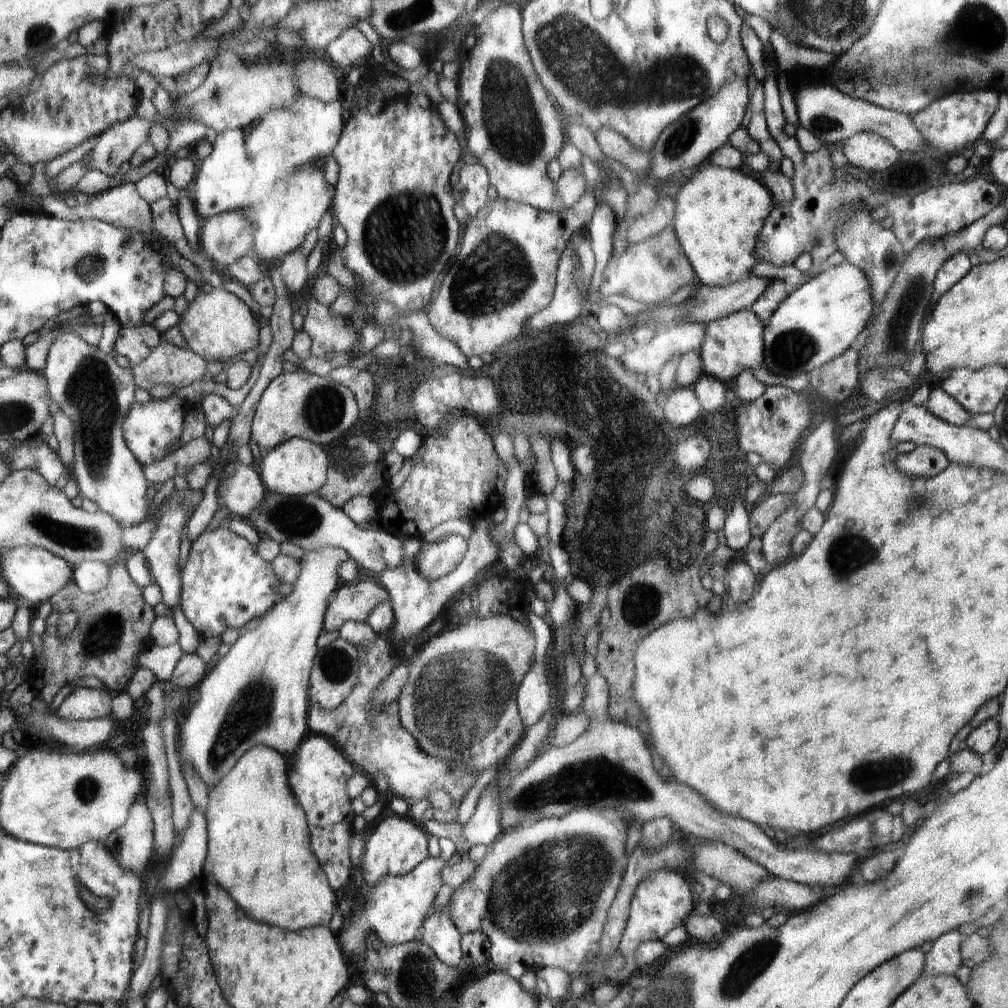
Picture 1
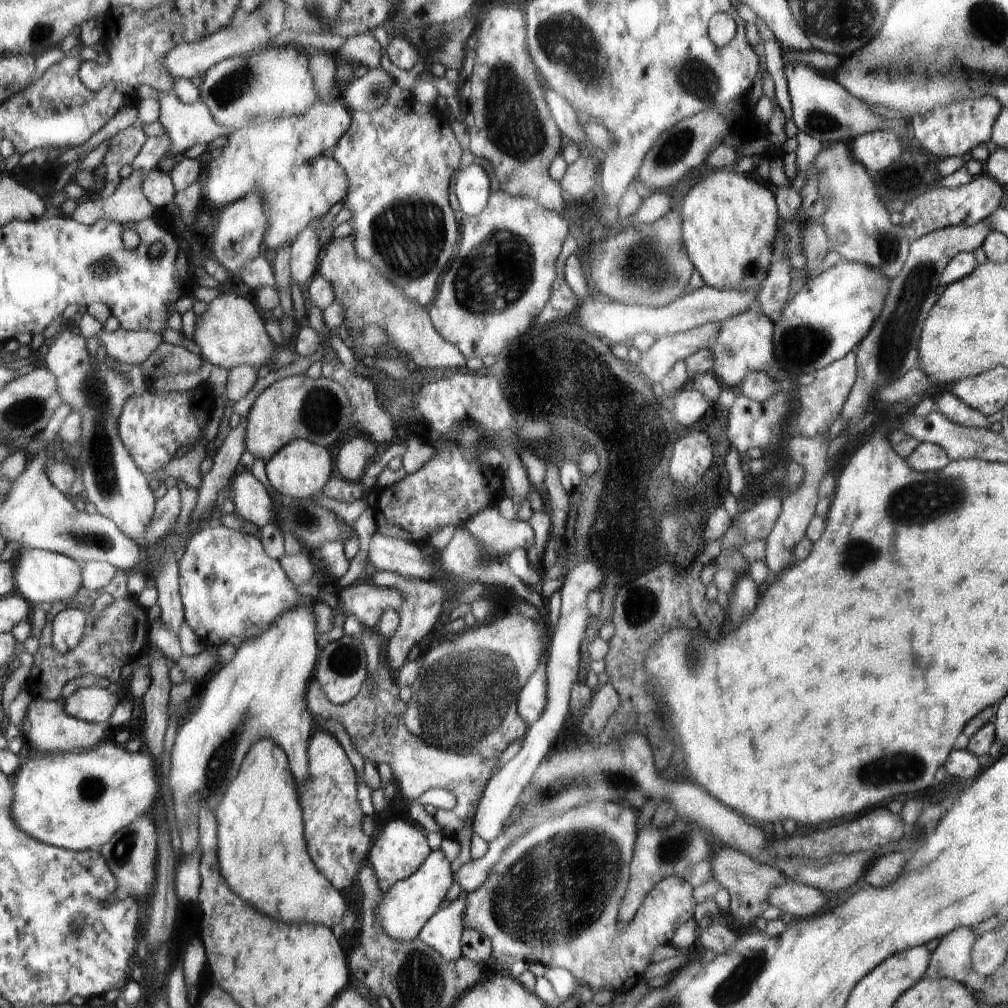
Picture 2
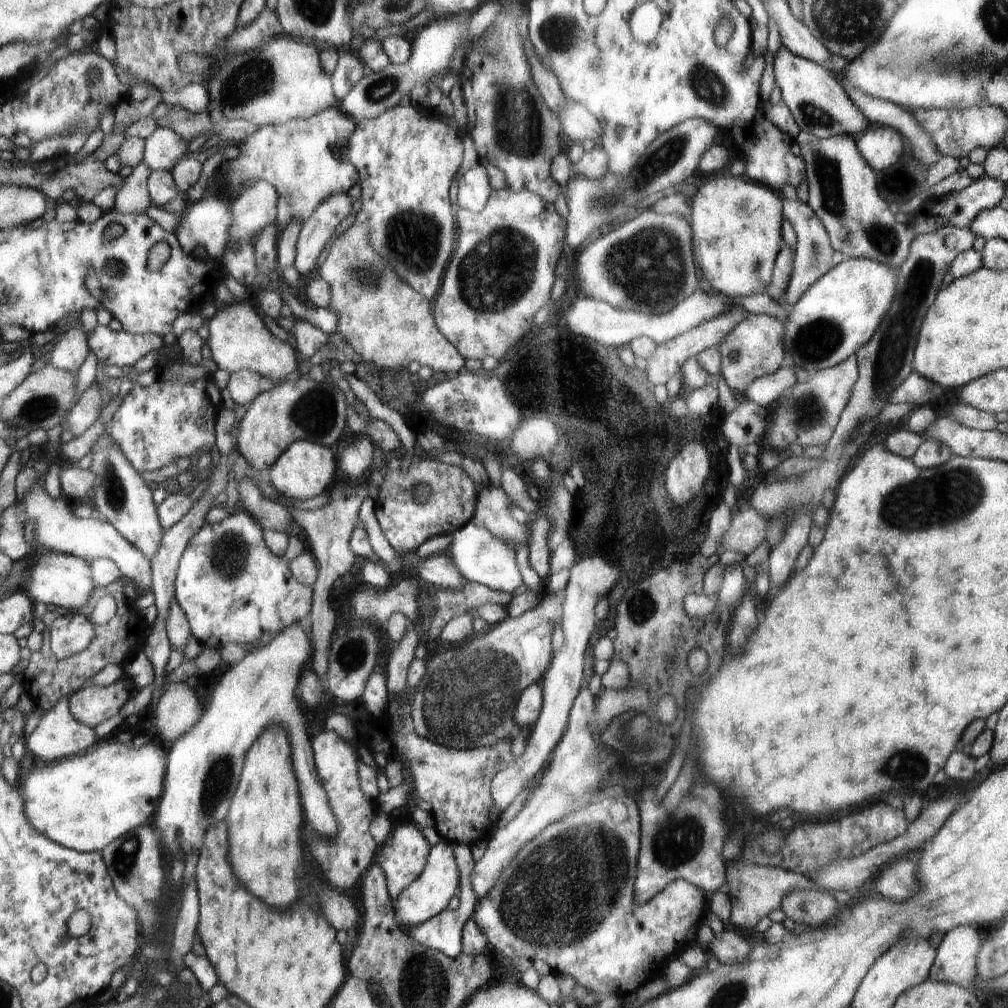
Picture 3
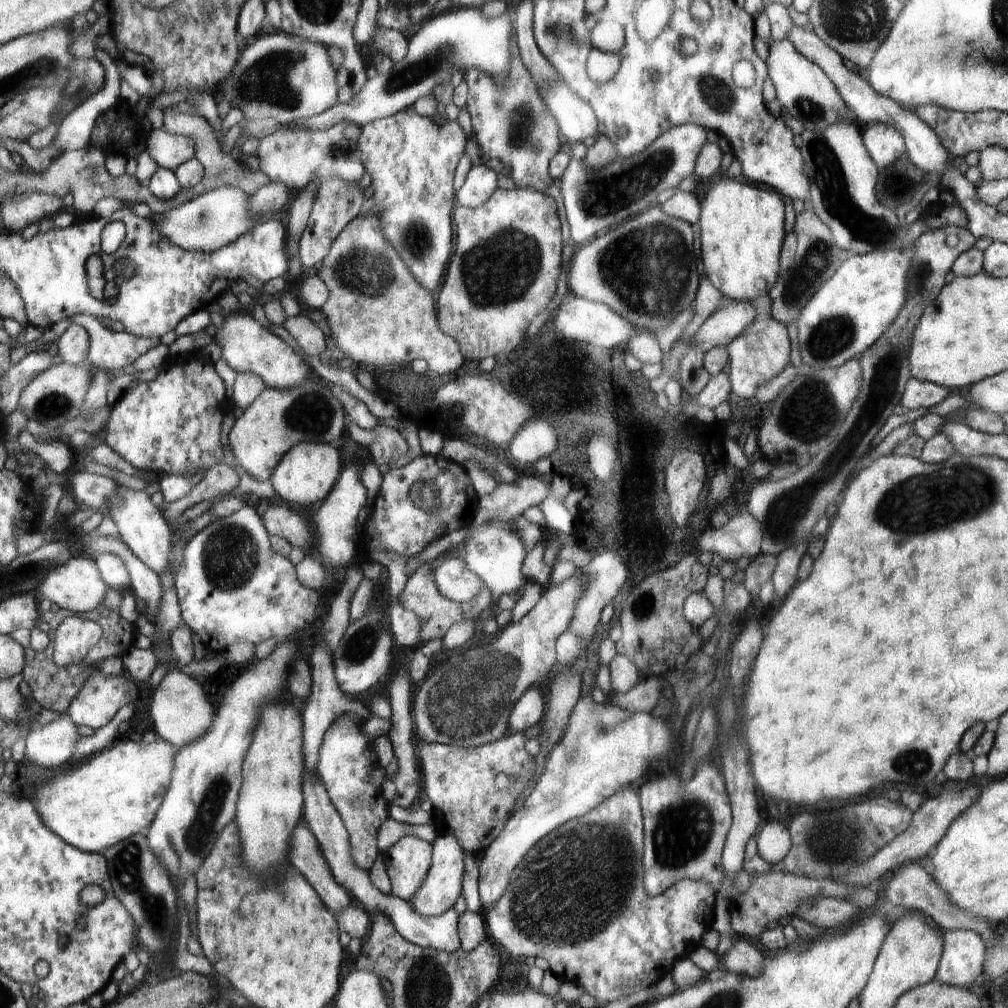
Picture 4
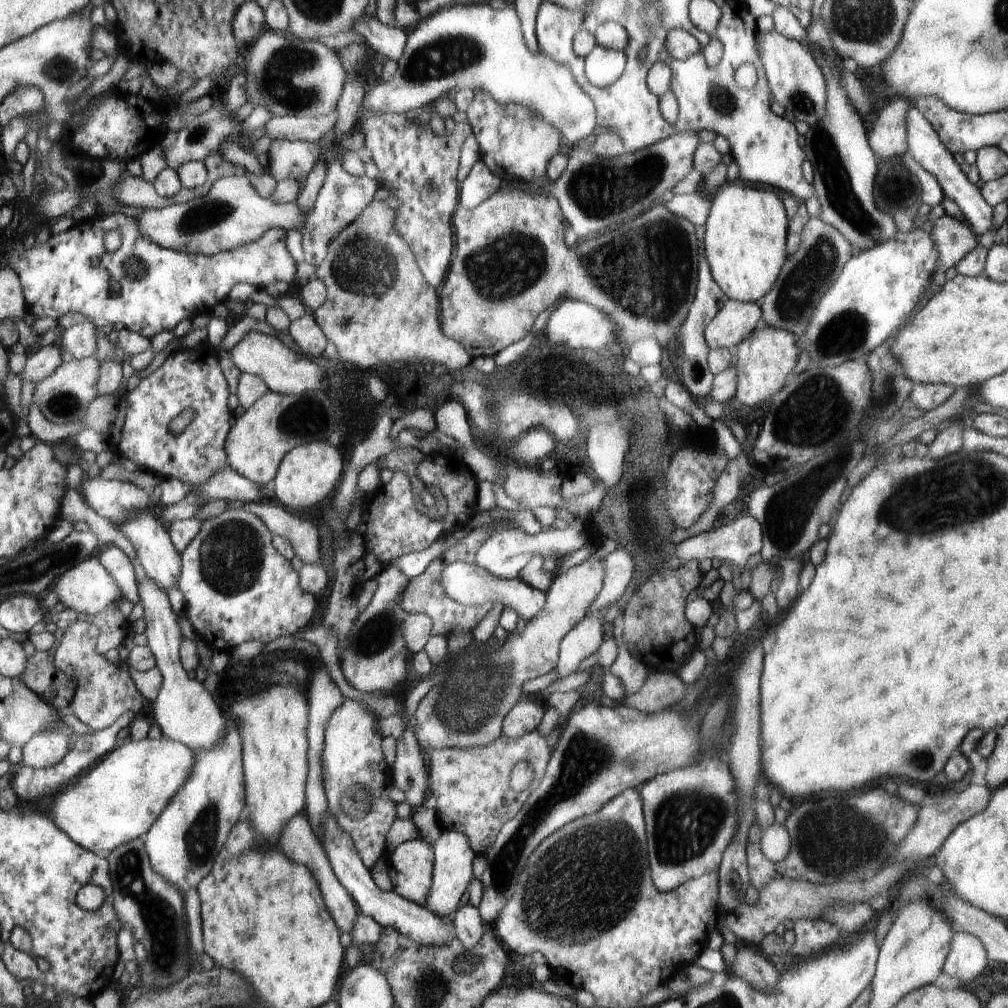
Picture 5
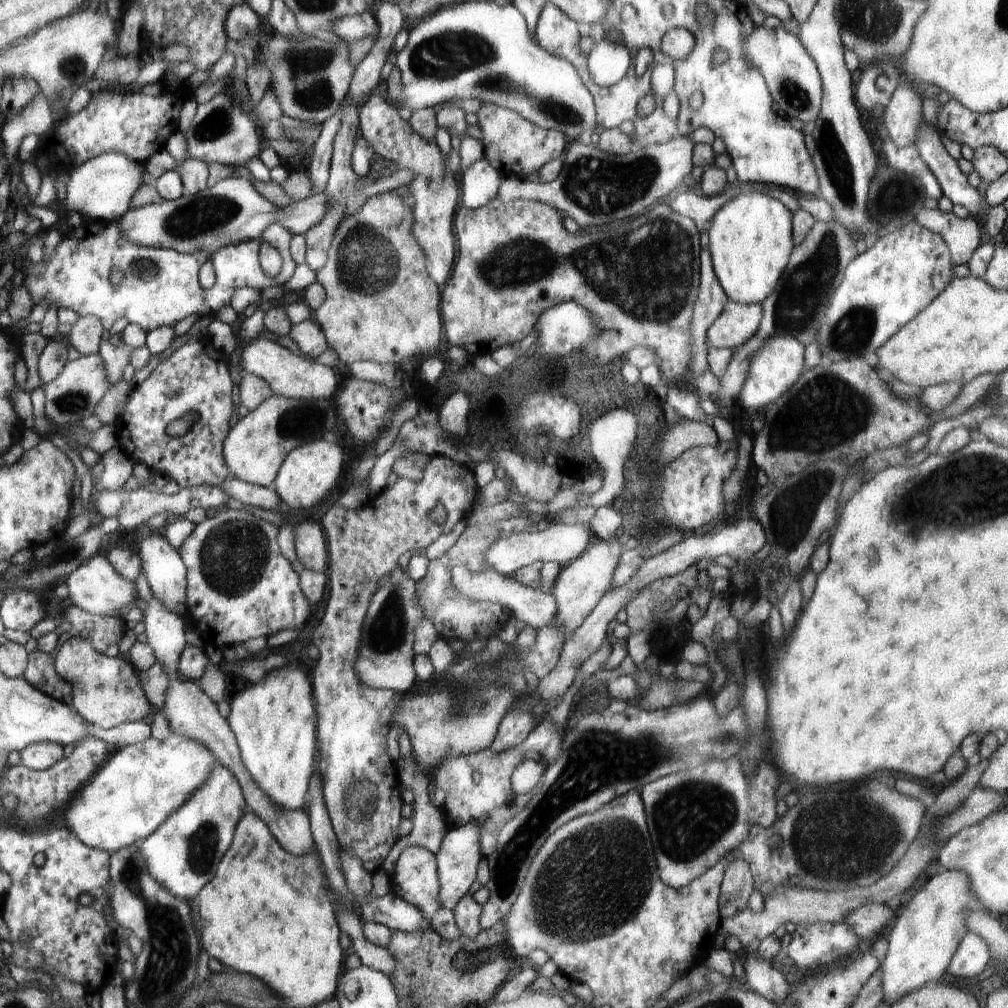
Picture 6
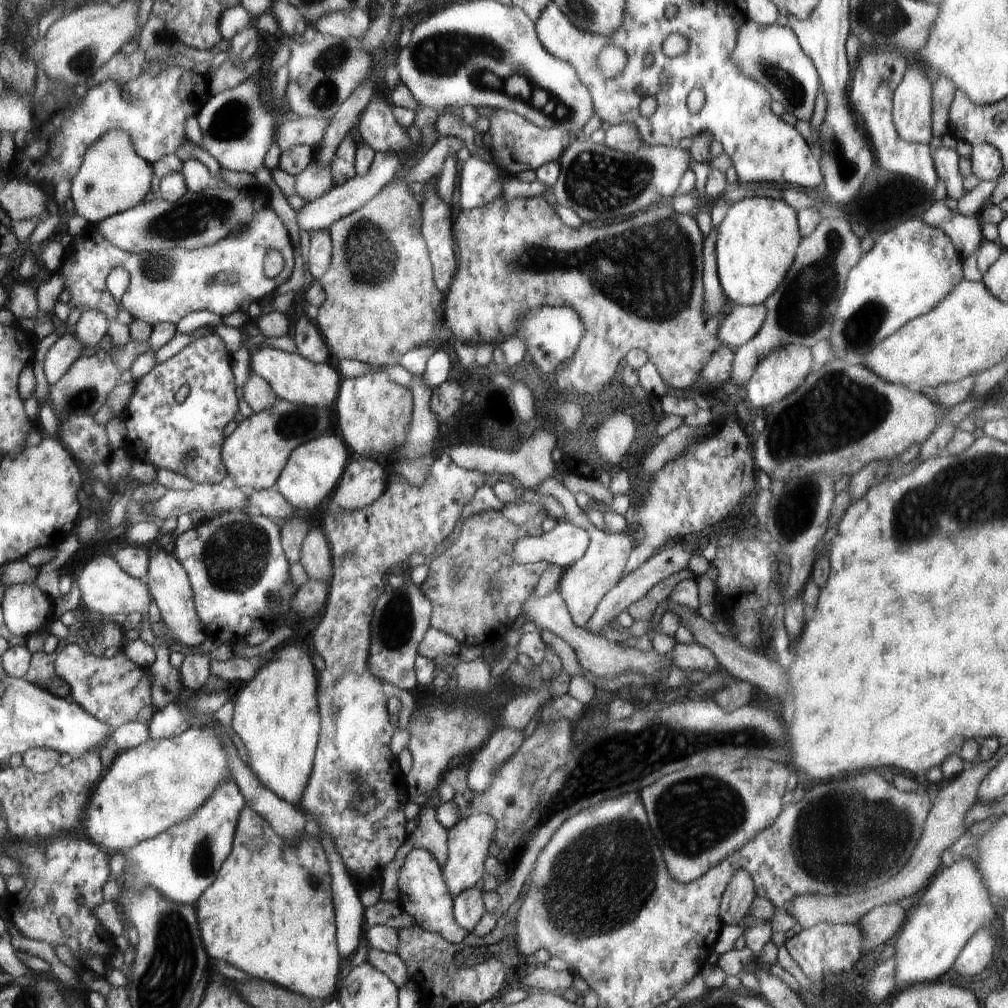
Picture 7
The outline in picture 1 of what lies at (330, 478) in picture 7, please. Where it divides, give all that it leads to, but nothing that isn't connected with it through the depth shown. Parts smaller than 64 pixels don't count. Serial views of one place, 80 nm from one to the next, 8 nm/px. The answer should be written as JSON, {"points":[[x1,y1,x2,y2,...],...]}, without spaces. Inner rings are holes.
{"points":[[292,437,282,445,263,453,262,458,262,462,258,465,259,477,268,491,281,495,306,496,318,492,327,484,328,456,319,444,308,439]]}

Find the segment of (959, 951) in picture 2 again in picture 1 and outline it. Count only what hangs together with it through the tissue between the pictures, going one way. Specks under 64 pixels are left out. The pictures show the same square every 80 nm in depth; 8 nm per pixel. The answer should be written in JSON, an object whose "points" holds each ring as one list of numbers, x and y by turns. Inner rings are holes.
{"points":[[958,929,948,931,939,936,931,950,925,954,922,975,929,977,938,975,954,975,963,966,961,944,964,936]]}

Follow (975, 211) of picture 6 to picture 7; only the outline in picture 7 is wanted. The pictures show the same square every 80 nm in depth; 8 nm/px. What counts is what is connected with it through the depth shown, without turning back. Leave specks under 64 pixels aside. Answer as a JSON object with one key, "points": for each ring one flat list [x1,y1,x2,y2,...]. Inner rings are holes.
{"points":[[940,146,937,150,932,151,937,176,944,180,948,198,954,198,954,200,958,200,962,195,966,194,962,190,964,179,958,171,958,157,956,149,947,149]]}

